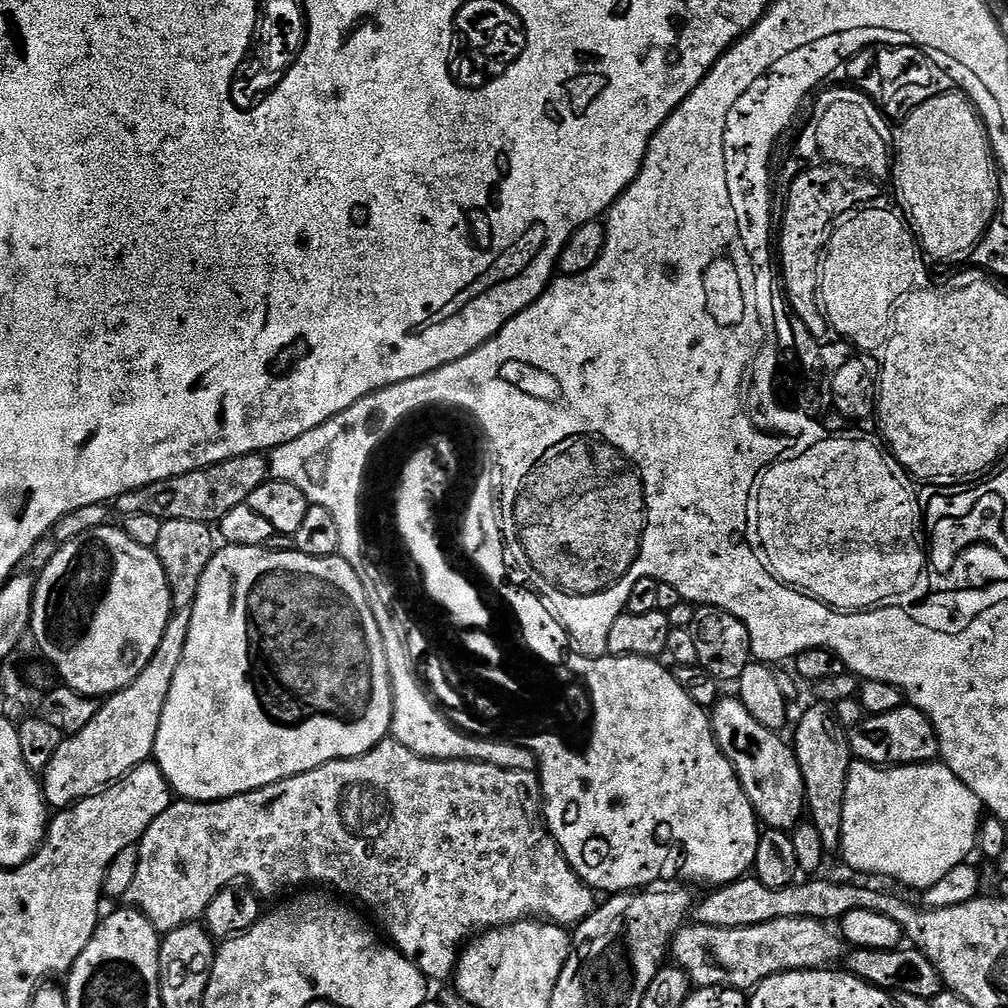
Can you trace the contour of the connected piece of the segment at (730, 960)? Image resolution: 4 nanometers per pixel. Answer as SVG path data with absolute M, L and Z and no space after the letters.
M778 918L758 926L719 928L688 922L673 936L670 956L675 967L681 968L697 989L738 988L755 989L775 972L824 970L835 960L843 961L846 944L827 923L810 918Z

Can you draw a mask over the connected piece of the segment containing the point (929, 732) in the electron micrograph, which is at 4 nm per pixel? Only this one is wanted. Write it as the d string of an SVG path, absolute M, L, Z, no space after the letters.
M911 706L890 710L890 714L865 715L864 720L849 731L848 741L857 761L877 766L930 764L940 754L940 739L930 718Z

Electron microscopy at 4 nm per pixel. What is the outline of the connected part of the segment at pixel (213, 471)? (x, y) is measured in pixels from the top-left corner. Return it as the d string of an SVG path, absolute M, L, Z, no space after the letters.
M251 452L122 494L115 501L114 507L120 511L121 517L149 512L154 514L154 518L162 521L186 518L186 522L202 522L212 526L228 511L234 510L234 506L246 504L250 494L254 494L254 490L258 490L258 486L262 486L262 482L268 479L270 479L268 456Z

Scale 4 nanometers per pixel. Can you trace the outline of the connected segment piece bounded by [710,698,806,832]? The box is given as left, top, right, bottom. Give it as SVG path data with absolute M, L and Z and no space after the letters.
M739 698L720 700L710 708L712 732L720 752L734 766L746 798L756 811L756 818L764 828L777 828L783 832L796 827L806 816L802 770L798 766L793 745L783 740L780 732L771 732L742 706Z

